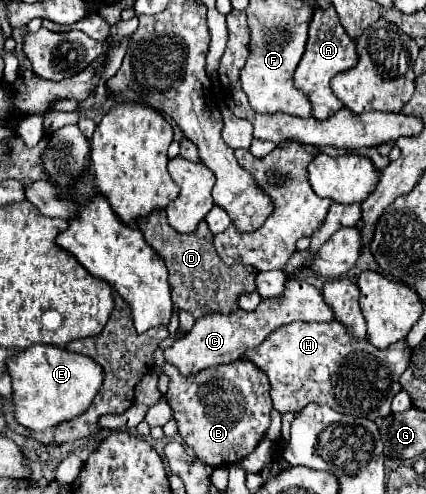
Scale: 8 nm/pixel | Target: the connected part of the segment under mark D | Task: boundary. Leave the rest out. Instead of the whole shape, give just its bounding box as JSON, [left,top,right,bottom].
[136,209,288,319]

